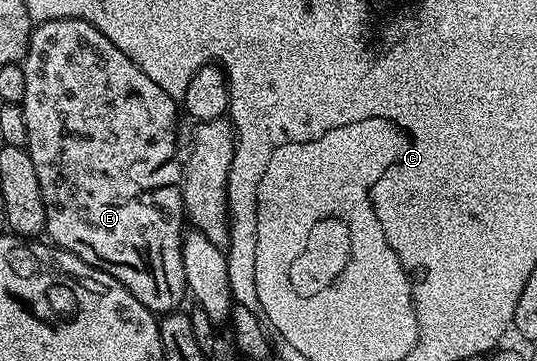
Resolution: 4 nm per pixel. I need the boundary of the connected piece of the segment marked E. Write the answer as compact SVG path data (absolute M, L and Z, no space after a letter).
M48 19L44 23L36 23L32 28L32 36L28 42L28 51L24 54L22 66L26 73L26 93L24 94L24 102L22 104L24 116L26 117L26 133L28 134L28 145L26 150L30 153L30 161L34 161L34 173L38 173L38 185L42 189L42 201L46 205L46 225L44 226L44 230L47 238L51 240L55 246L62 248L63 251L74 253L74 257L86 261L86 265L94 265L106 273L110 273L110 277L122 281L122 285L126 289L130 289L130 293L134 297L138 297L138 301L142 301L142 305L146 305L152 312L167 313L169 311L177 310L177 308L181 306L180 302L182 302L183 299L186 299L184 270L182 269L182 241L184 240L184 232L186 230L186 216L183 205L184 169L181 160L176 160L177 100L170 98L162 89L158 89L158 85L154 85L154 81L150 81L150 77L146 77L146 73L142 73L142 69L138 69L138 65L134 65L134 61L130 61L130 57L126 57L126 53L122 53L122 49L118 49L118 45L114 45L114 41L110 41L110 37L103 35L93 23L87 23L85 19Z

